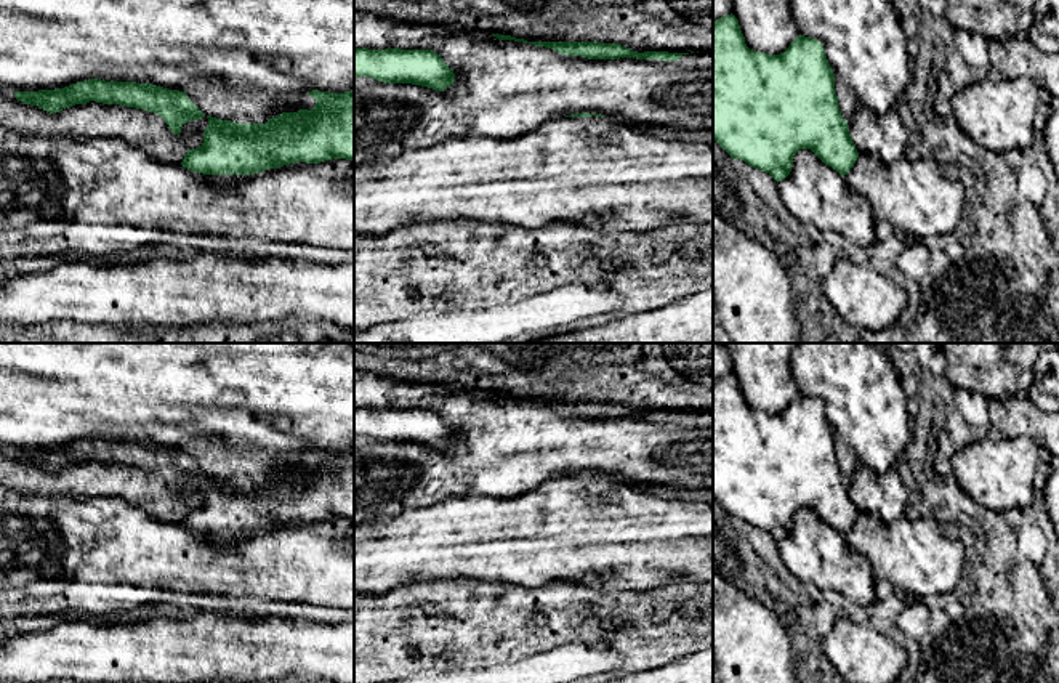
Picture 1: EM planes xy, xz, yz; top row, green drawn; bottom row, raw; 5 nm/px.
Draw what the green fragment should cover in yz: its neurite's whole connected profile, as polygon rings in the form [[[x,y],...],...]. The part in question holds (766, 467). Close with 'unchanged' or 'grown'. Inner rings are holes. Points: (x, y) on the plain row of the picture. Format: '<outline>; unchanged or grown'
[[[731,372],[713,382],[713,499],[732,516],[785,539],[799,508],[811,508],[825,524],[848,534],[859,511],[835,452],[835,433],[817,398],[798,394],[780,414],[747,406]]]; unchanged

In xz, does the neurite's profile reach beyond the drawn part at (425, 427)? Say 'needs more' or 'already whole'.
already whole

